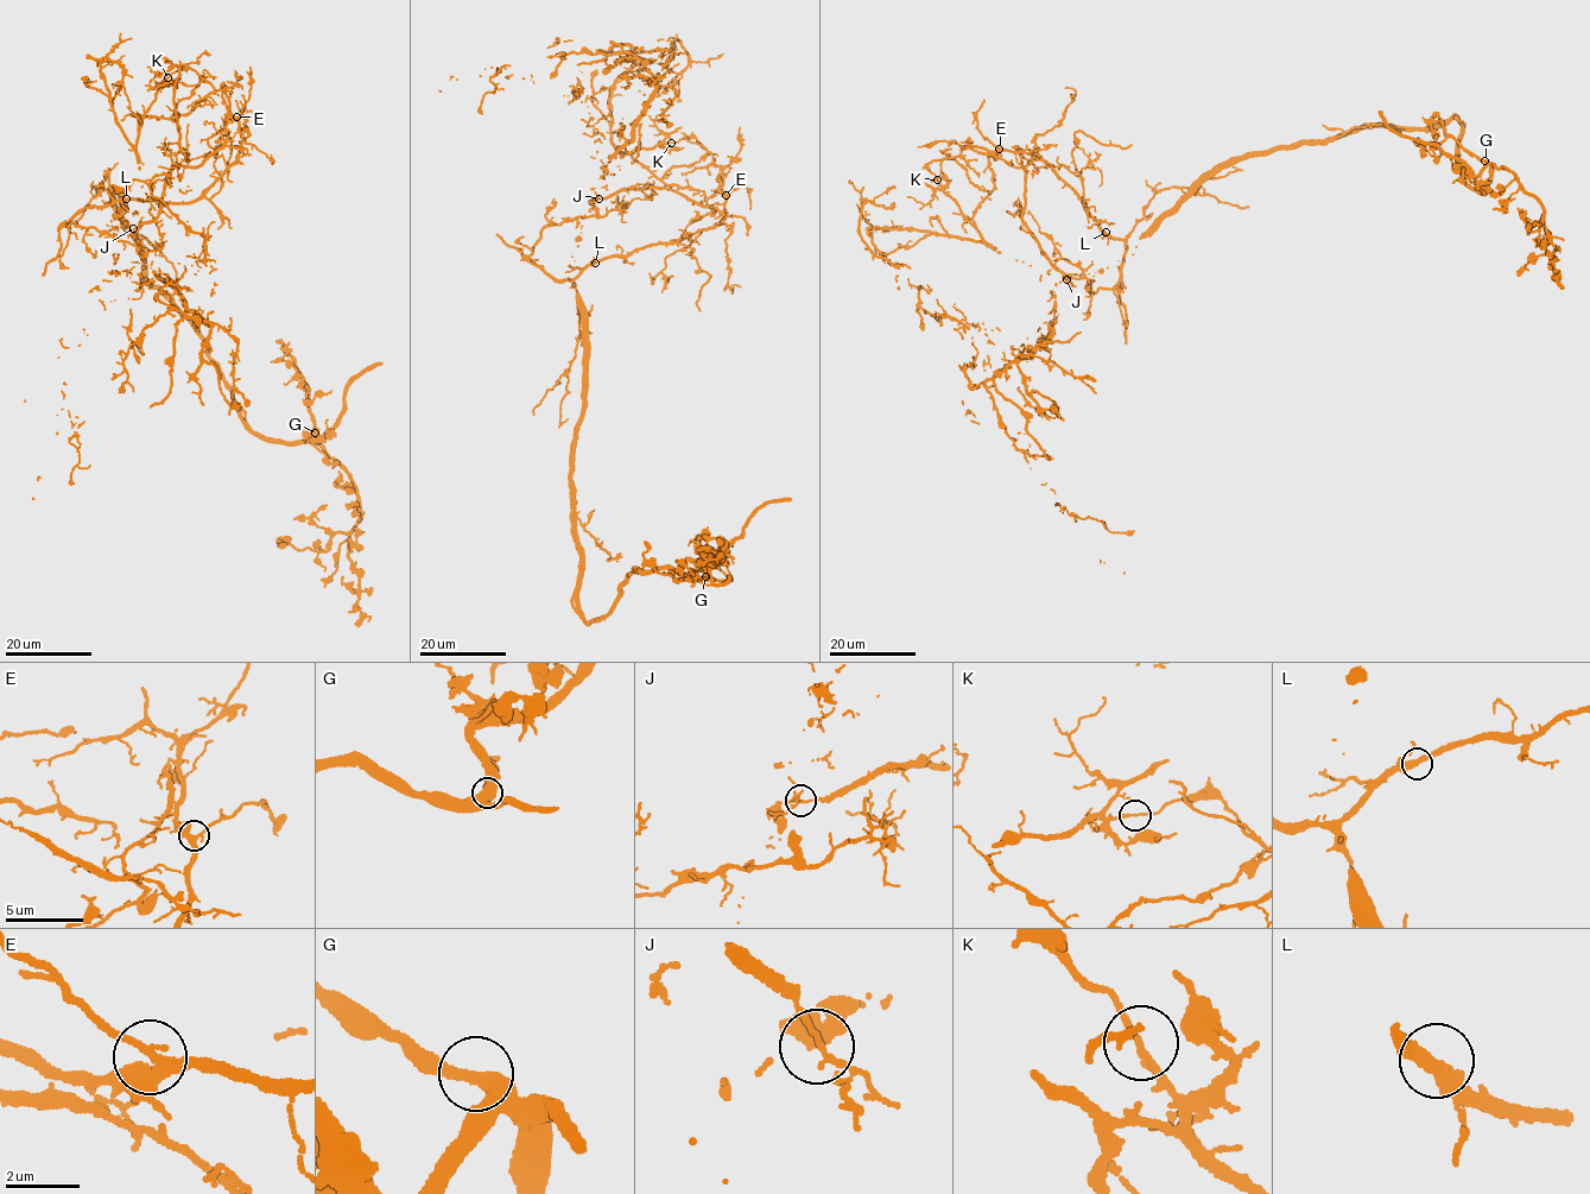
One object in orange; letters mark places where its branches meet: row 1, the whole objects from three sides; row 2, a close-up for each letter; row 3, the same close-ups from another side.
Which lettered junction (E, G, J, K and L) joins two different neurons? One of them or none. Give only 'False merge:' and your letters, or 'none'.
False merge: K

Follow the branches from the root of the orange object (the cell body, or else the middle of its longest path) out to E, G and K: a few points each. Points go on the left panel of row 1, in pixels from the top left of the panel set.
E: (126, 200), (156, 198), (172, 202), (202, 198), (235, 158), (241, 139), (236, 117)
G: (126, 200), (106, 204), (125, 213), (121, 194), (149, 285), (190, 320), (240, 416), (274, 440), (315, 433)
K: (126, 200), (198, 201), (233, 165), (240, 149), (238, 121), (225, 89), (215, 90), (189, 68), (169, 77)

